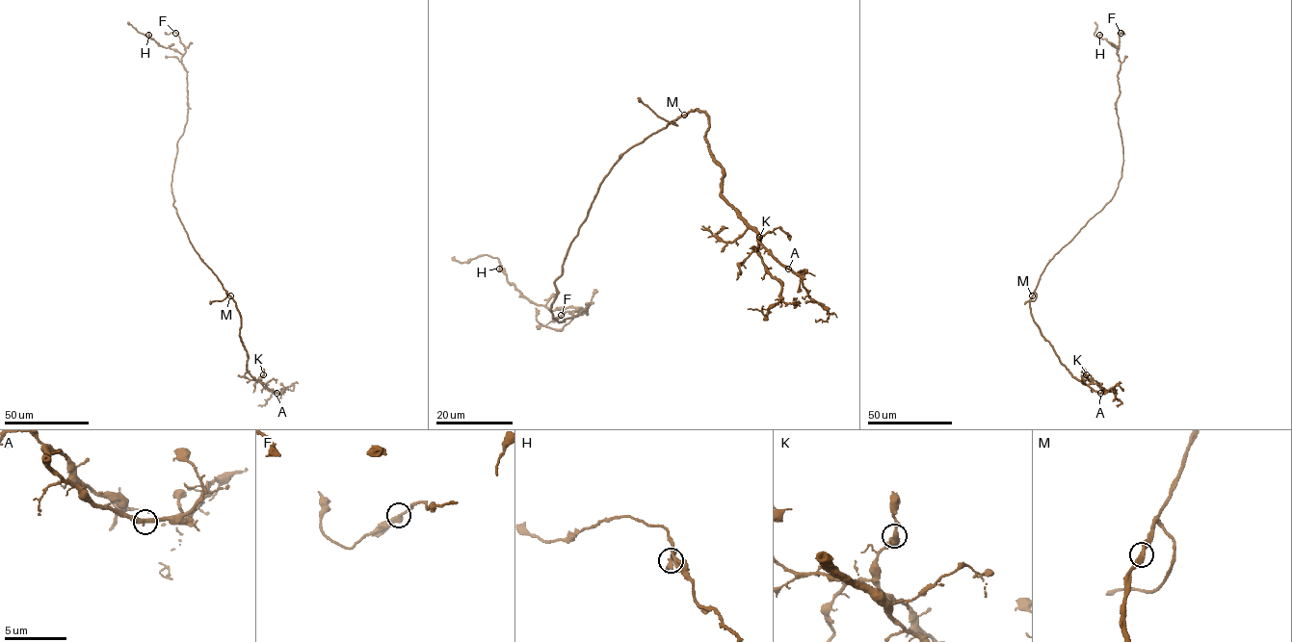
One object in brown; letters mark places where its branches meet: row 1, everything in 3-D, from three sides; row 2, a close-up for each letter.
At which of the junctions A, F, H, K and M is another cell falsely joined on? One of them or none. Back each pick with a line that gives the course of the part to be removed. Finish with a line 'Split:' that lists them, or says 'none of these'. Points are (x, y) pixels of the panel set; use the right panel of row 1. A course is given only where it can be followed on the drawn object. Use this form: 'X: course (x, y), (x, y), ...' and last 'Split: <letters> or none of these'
Split: none of these

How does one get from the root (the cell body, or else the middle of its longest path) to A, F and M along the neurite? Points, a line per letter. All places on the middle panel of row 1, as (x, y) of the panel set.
A: (580, 226), (599, 185), (629, 149), (688, 112), (703, 112), (704, 141), (722, 167), (721, 195), (788, 269)
F: (580, 226), (551, 311), (559, 321), (588, 304), (588, 313), (561, 315)
M: (580, 226), (599, 185), (615, 164), (629, 149), (683, 115)

